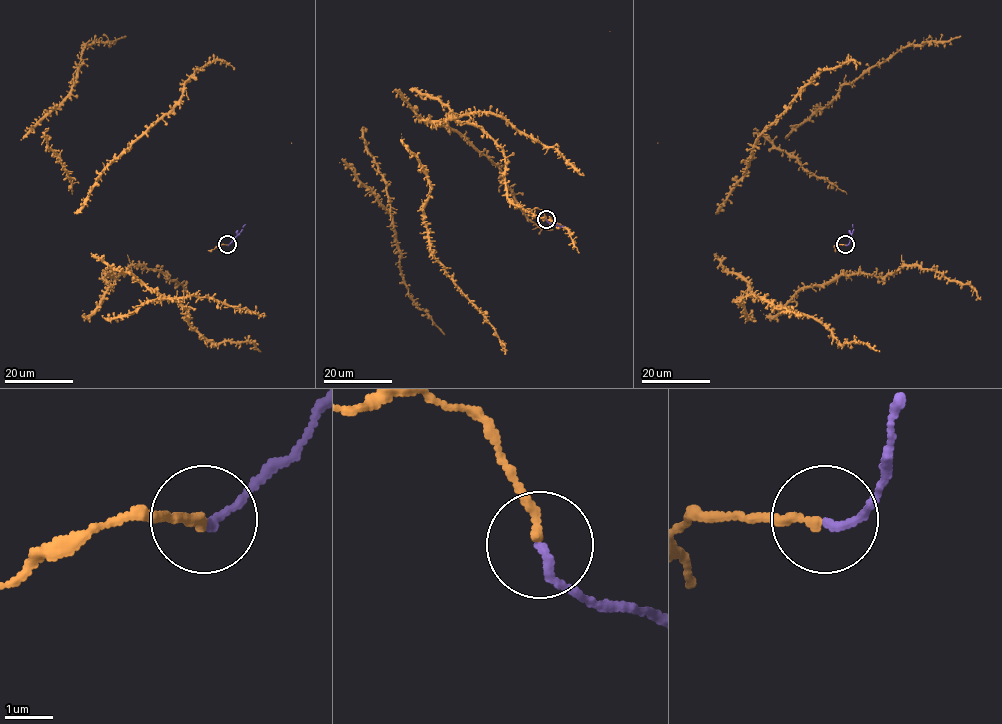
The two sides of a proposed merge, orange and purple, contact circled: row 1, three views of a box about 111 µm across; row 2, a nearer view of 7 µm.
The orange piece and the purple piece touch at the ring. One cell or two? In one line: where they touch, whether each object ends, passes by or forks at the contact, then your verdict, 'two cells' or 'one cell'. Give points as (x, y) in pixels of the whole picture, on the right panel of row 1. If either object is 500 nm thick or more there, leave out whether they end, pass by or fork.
(845, 244) | orange ends | purple ends | one cell

